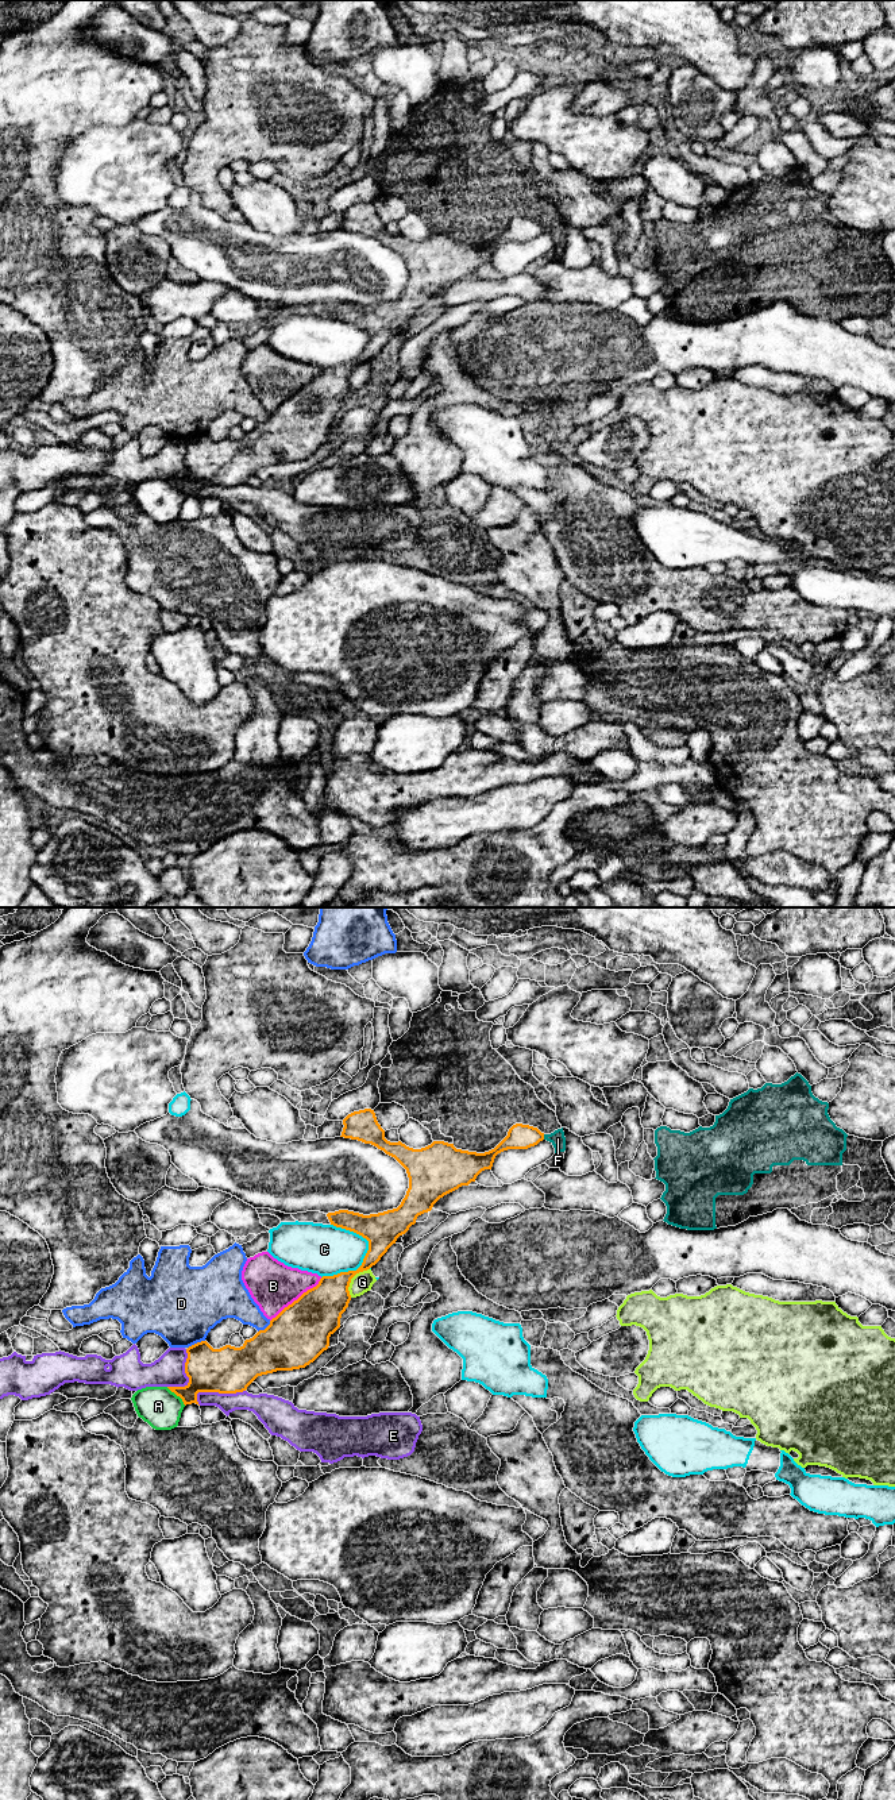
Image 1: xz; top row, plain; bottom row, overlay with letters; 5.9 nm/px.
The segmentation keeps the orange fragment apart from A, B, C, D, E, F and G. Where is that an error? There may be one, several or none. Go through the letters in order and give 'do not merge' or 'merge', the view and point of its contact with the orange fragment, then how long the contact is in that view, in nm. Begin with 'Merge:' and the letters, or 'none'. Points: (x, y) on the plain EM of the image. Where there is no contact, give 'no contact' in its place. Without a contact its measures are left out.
Merge: none
A: do not merge; contact xz (177, 488); length 160 nm
B: do not merge; contact xz (297, 392); length 400 nm
C: do not merge; contact xz (353, 363); length 360 nm
D: do not merge; contact xz (196, 436); length 120 nm
E: do not merge; contact xz (218, 484); length 300 nm
F: do not merge; contact xz (543, 230); length 30 nm
G: do not merge; contact xz (351, 370); length 200 nm

